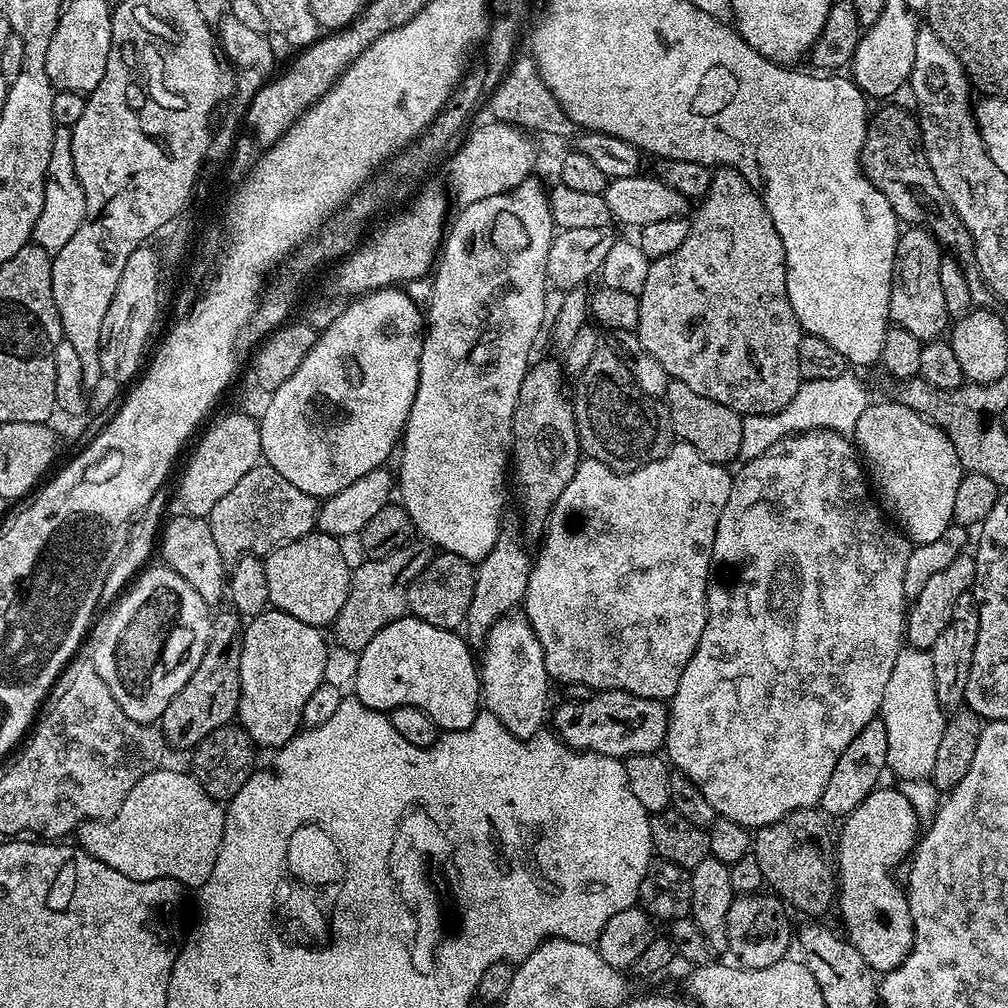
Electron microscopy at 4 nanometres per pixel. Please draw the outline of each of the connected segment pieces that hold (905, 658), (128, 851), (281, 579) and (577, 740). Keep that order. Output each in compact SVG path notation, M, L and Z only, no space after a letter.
M901 647L894 671L882 690L878 719L886 726L886 768L900 779L928 780L934 770L934 757L942 743L946 709L939 704L934 682L934 659L929 649Z
M161 766L143 776L126 794L122 810L109 820L81 824L78 844L126 878L176 880L185 889L198 890L210 878L222 846L225 805L210 798L195 776L168 767Z
M313 530L307 536L278 546L263 557L266 586L270 586L269 605L275 611L298 618L298 622L313 624L315 628L331 625L342 610L348 597L348 587L352 584L350 563L344 557L340 544L337 537Z
M622 690L597 691L585 700L555 705L550 724L555 735L577 752L597 752L603 756L627 758L656 754L664 747L670 708L665 701L635 696Z

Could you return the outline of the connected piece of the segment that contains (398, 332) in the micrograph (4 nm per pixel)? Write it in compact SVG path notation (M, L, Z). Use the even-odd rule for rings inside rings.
M396 286L378 288L374 292L369 292L345 303L348 305L340 308L338 318L334 318L334 322L330 322L328 329L317 335L316 345L309 350L306 358L302 358L302 366L298 366L298 370L294 370L294 374L290 374L290 378L286 378L286 382L282 382L282 386L278 386L276 391L267 397L268 405L264 408L264 417L261 415L258 420L260 451L263 459L274 470L278 470L278 474L282 474L282 478L286 478L286 482L298 486L298 490L302 490L306 494L317 498L327 498L338 494L338 490L346 490L346 486L358 482L358 478L362 478L362 474L370 474L370 470L385 467L389 454L396 450L401 443L408 415L414 406L414 394L418 390L420 355L424 345L426 320L422 315L421 305L419 308L416 305L419 303L407 291L404 291L405 293L399 291L402 290Z

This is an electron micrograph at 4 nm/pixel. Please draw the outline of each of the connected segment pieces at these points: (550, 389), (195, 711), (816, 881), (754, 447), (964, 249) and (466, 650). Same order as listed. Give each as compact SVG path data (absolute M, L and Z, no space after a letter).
M557 361L531 365L524 376L512 419L510 464L514 472L516 468L516 492L520 495L520 512L524 515L522 532L533 542L543 537L548 515L582 459L576 409L569 393L568 396L564 393L564 382L566 376Z
M235 610L216 612L212 617L212 633L206 646L206 654L202 654L202 662L198 662L198 670L190 674L190 682L174 694L174 702L166 706L160 715L158 727L164 733L164 742L169 749L195 749L196 745L206 738L218 726L233 723L240 706L240 663L242 662L242 617Z
M799 808L778 822L755 829L752 842L765 885L795 911L797 908L805 912L808 918L820 918L831 904L833 907L838 896L834 832L828 829L827 822L816 808Z
M845 374L838 378L818 378L817 380L804 380L801 383L798 394L782 406L772 416L745 415L742 422L742 450L740 460L747 462L766 454L770 446L774 446L787 436L795 436L798 432L813 432L821 428L831 432L855 433L858 426L858 418L868 408L870 397L866 389L860 385L860 380L851 374Z
M884 108L877 116L875 113L871 117L860 155L860 165L864 167L864 176L878 190L882 190L882 194L886 194L886 202L890 202L897 221L908 226L923 226L940 244L941 249L952 248L951 255L958 261L960 269L964 272L966 286L970 286L970 298L973 305L987 305L989 303L987 300L990 300L990 293L988 285L985 284L976 265L976 248L972 245L972 236L966 230L962 218L958 218L954 206L950 206L946 194L942 194L942 186L938 186L938 178L934 178L934 170L930 170L930 162L926 162L924 143L920 137L917 117L911 111L909 112L903 112L900 108Z
M406 614L401 620L390 622L365 646L359 655L355 699L361 700L368 708L385 714L398 706L414 706L425 712L444 732L466 730L474 722L482 708L481 673L478 660L472 657L473 649L459 631L451 628L430 626L417 616Z

